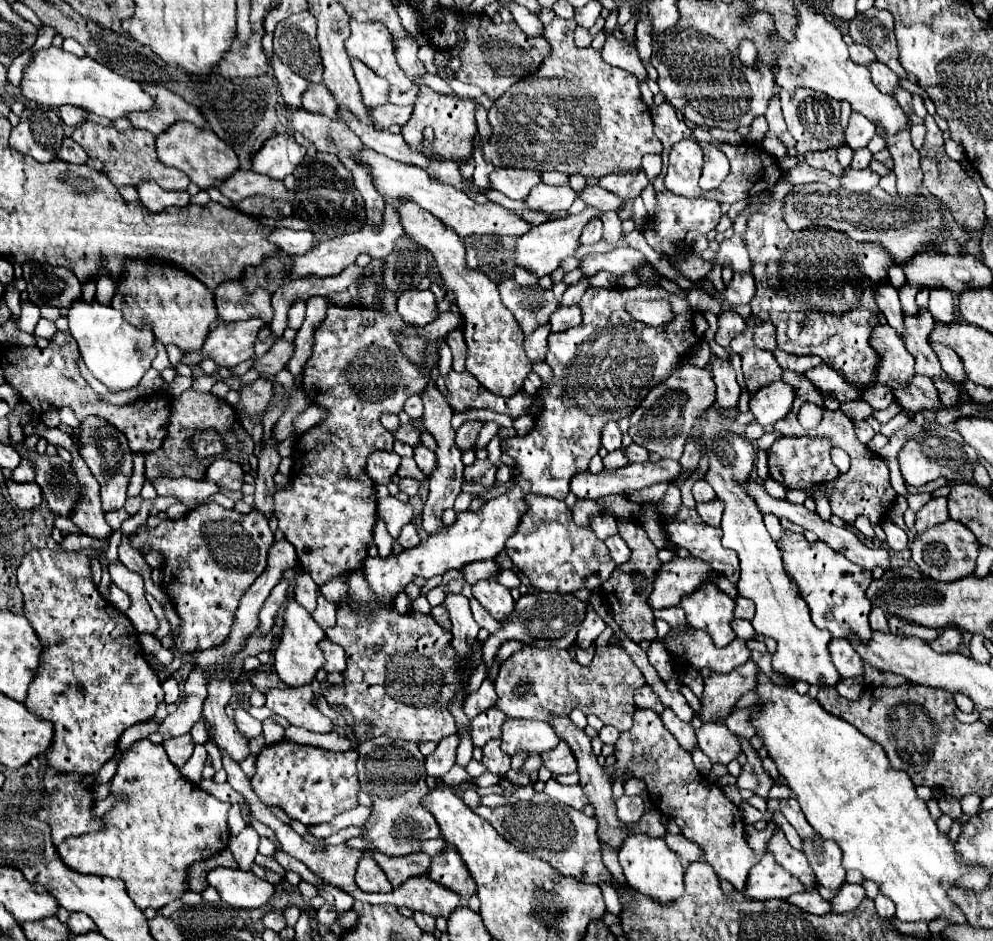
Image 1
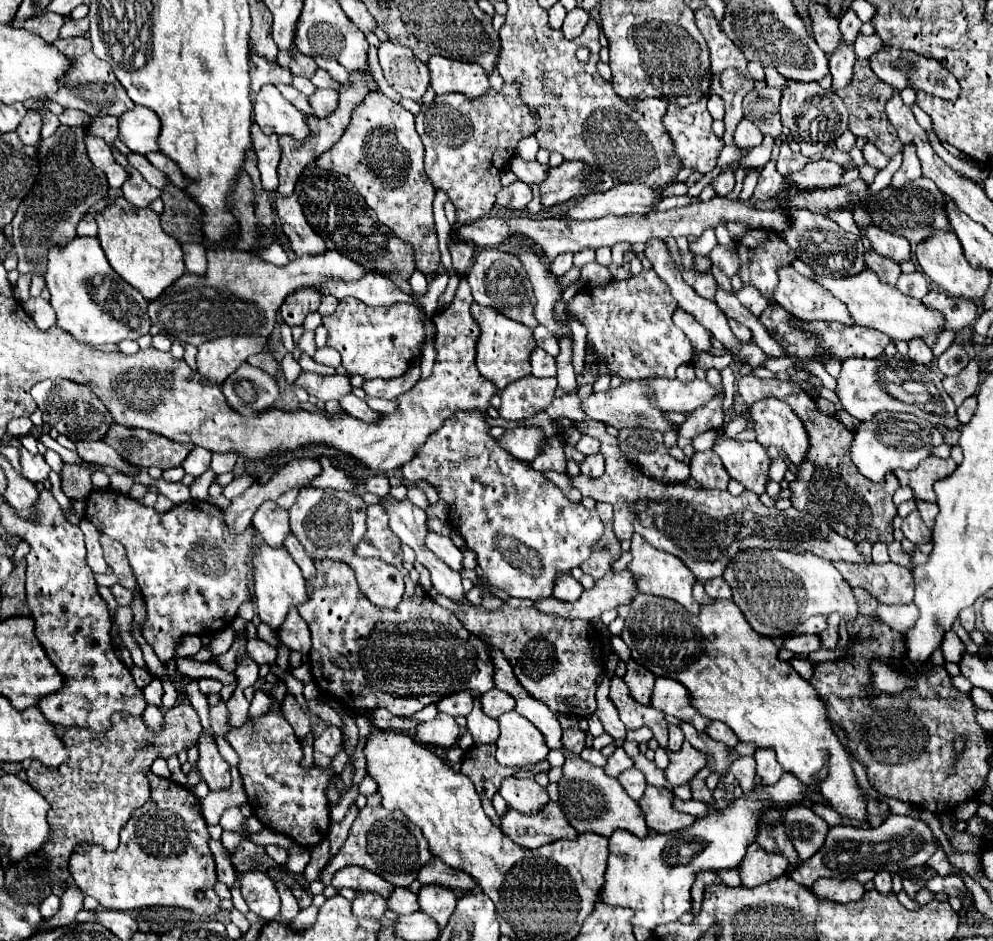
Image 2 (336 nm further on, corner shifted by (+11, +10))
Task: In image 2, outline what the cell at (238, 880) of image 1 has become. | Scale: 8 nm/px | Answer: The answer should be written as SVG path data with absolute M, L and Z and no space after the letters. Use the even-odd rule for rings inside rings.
M244 871L240 875L240 891L250 911L266 921L272 921L280 911L280 897L274 881L262 871Z

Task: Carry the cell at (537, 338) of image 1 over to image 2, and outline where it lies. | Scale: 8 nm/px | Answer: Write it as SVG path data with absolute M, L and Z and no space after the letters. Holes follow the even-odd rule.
M534 347L530 355L530 365L532 365L534 377L554 377L556 375L556 359L540 347Z

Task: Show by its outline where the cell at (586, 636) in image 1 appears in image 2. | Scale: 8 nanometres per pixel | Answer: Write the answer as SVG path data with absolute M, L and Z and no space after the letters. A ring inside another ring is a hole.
M558 575L556 577L556 587L554 587L554 597L566 603L574 603L582 595L582 585L572 577L572 575Z

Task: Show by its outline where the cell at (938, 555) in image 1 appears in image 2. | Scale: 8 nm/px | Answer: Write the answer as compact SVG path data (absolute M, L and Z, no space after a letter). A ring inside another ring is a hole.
M918 501L918 511L926 523L926 527L934 529L934 521L936 521L936 515L938 515L938 507L936 503L926 503L926 501Z

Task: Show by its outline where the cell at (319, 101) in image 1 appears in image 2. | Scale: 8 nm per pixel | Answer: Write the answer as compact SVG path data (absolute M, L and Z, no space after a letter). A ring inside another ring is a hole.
M296 47L292 51L280 51L278 53L278 65L290 69L292 75L300 75L306 79L312 79L314 73L318 71L314 59L308 55L302 55Z

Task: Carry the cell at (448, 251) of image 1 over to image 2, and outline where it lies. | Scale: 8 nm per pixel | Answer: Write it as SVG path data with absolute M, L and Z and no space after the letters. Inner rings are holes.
M475 301L470 310L479 327L482 327L476 343L476 367L482 373L482 377L492 381L498 389L504 389L508 383L530 375L530 353L532 353L532 347L536 347L532 339L532 331L494 308L483 307ZM487 319L488 321L484 321Z

